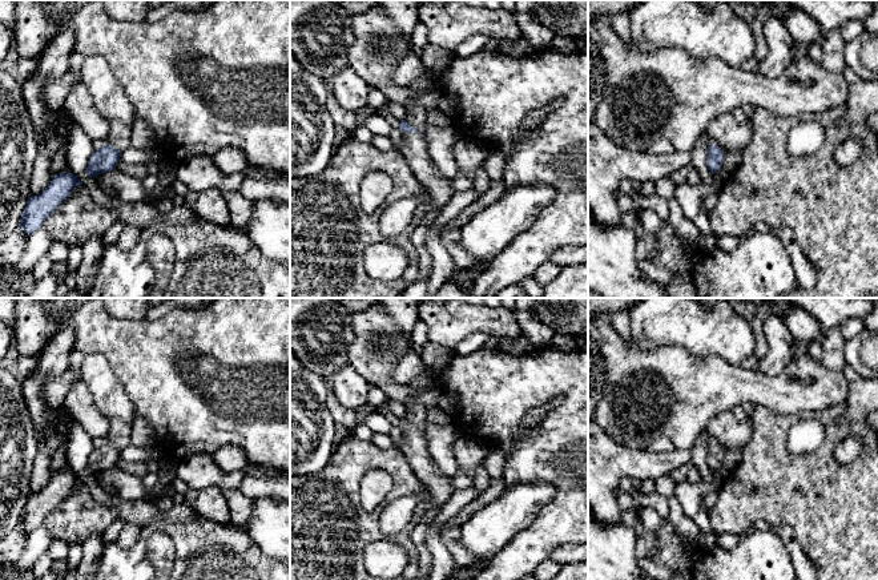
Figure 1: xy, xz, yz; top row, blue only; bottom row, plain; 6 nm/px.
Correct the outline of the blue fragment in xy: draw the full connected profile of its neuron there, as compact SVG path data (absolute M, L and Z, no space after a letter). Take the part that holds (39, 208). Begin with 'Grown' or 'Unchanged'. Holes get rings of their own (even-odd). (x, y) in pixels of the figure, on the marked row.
Unchanged. M71 172L55 174L51 184L37 196L31 196L21 216L20 227L31 235L82 182Z

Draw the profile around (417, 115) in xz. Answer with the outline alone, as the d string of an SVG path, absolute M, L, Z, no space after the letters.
M412 98L406 106L407 116L404 120L420 133L420 137L427 144L426 138L427 110L424 105L419 100Z

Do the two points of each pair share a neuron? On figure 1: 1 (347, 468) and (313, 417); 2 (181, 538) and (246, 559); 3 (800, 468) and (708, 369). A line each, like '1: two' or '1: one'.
1: two
2: one
3: two

